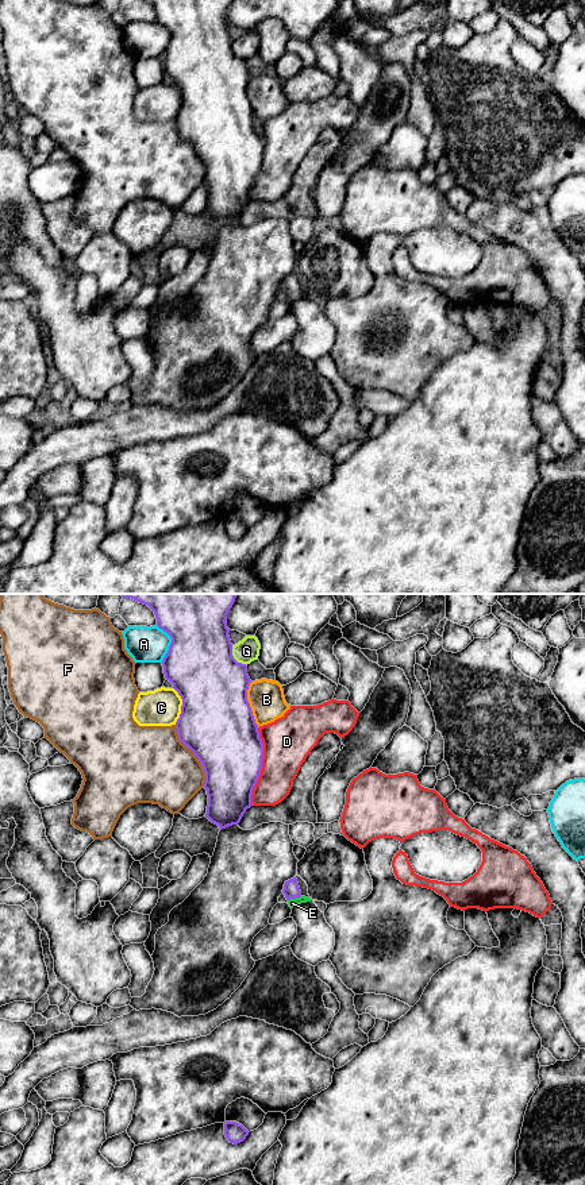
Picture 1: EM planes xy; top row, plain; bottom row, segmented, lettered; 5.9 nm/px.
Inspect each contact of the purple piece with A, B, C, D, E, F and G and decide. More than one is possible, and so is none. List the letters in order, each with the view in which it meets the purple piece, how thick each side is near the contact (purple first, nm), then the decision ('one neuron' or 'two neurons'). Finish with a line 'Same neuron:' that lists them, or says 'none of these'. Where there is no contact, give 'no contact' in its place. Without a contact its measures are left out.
A: contact in xy; calibres 400 and 220 nm; two neurons
B: contact in xy; calibres 440 and 220 nm; two neurons
C: contact in xy; calibres 440 and 220 nm; two neurons
D: contact in xy; calibres 400 and 280 nm; two neurons
E: contact in xy; calibres 100 and 50 nm; one neuron
F: contact in xy; calibres 440 and 420 nm; two neurons
G: contact in xy; calibres 400 and 140 nm; two neurons
Same neuron: E

